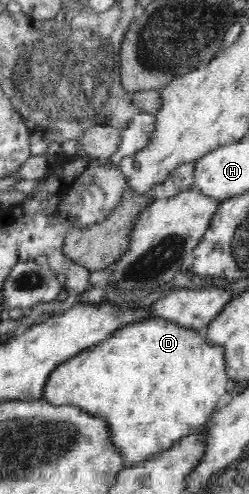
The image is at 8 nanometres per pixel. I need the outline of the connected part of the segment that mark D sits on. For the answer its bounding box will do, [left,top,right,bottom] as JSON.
[44,317,228,468]

